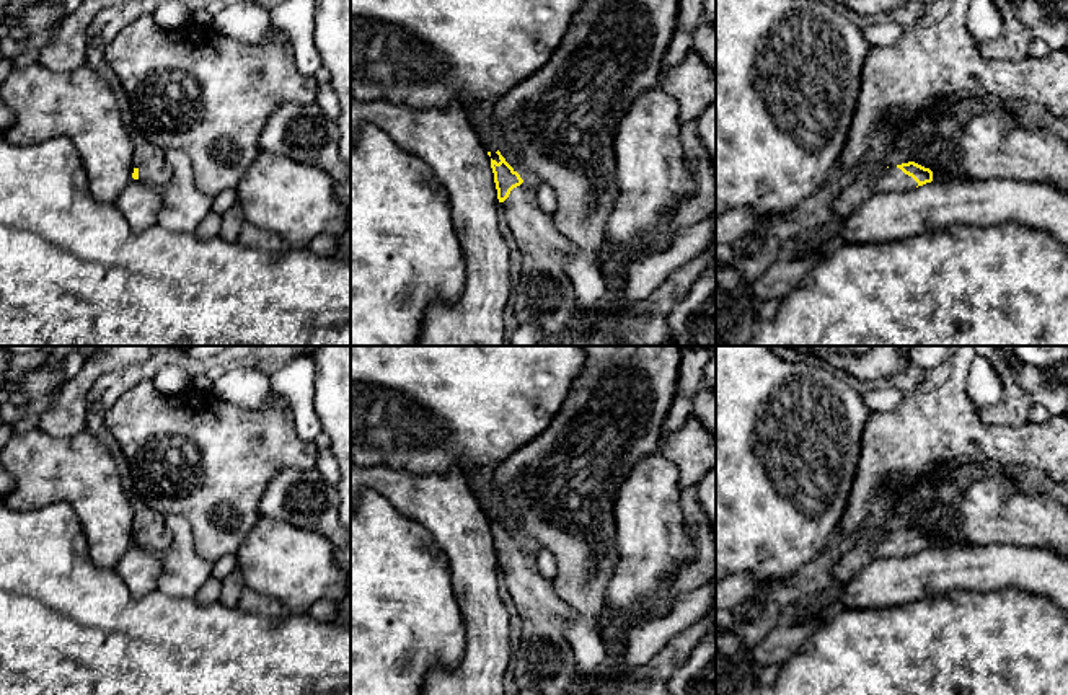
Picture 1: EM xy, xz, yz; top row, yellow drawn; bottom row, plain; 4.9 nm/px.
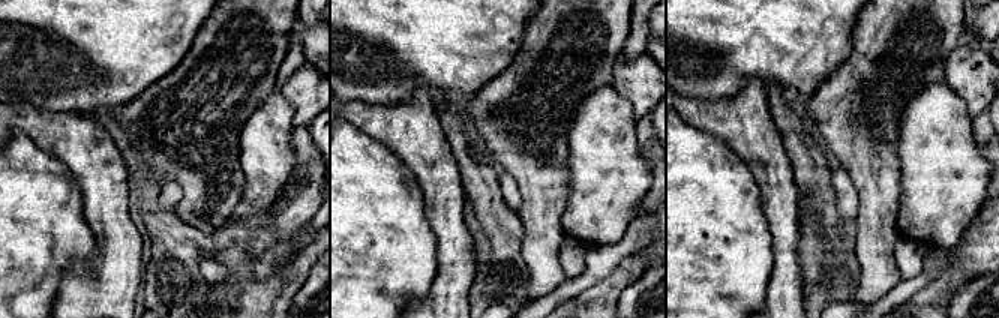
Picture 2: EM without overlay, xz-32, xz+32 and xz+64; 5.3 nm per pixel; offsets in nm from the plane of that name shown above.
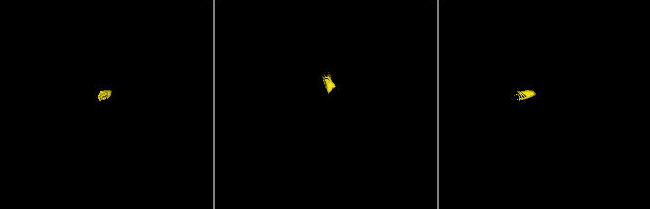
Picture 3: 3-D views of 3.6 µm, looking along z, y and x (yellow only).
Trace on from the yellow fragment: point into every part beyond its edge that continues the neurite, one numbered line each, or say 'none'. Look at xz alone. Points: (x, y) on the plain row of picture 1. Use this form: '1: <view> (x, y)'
1: xz (543, 661)

